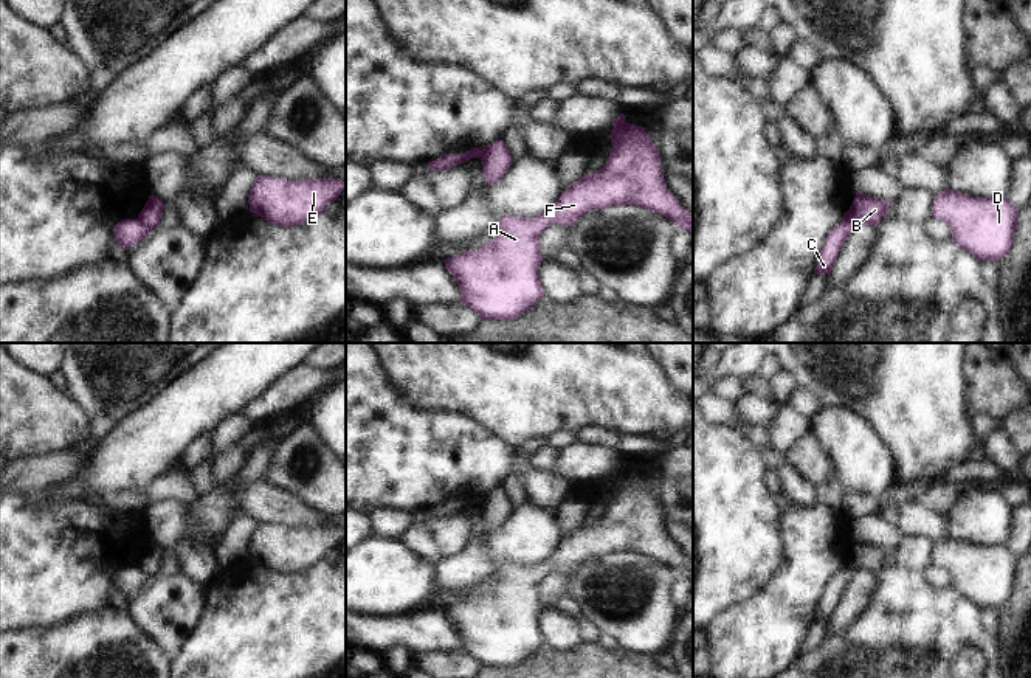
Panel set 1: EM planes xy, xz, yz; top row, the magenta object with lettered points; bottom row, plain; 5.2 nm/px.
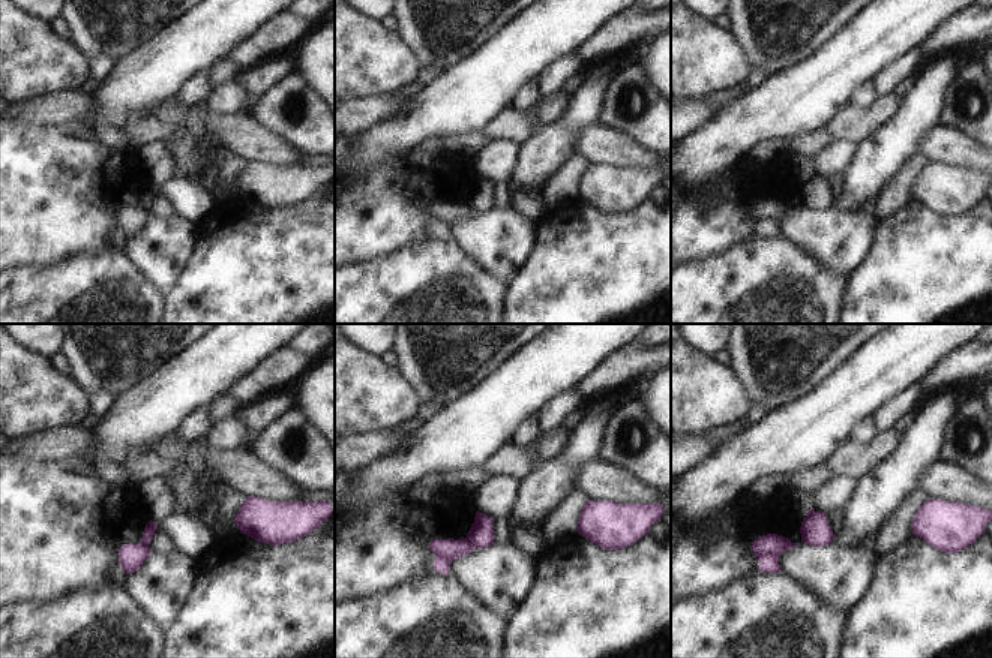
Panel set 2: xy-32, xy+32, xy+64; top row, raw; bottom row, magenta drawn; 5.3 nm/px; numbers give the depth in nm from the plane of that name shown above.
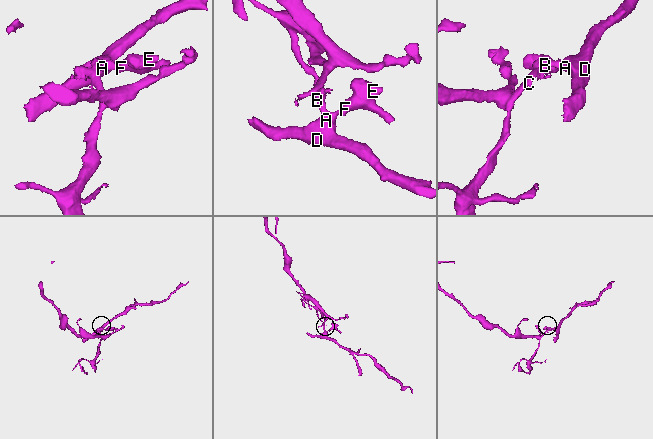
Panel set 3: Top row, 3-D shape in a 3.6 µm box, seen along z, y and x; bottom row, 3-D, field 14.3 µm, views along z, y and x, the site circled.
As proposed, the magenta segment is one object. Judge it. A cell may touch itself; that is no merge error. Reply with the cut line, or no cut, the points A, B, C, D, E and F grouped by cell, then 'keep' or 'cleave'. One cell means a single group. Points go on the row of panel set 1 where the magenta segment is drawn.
xz (487, 146), (487, 151), (479, 159) | A B D E F / C | cleave

